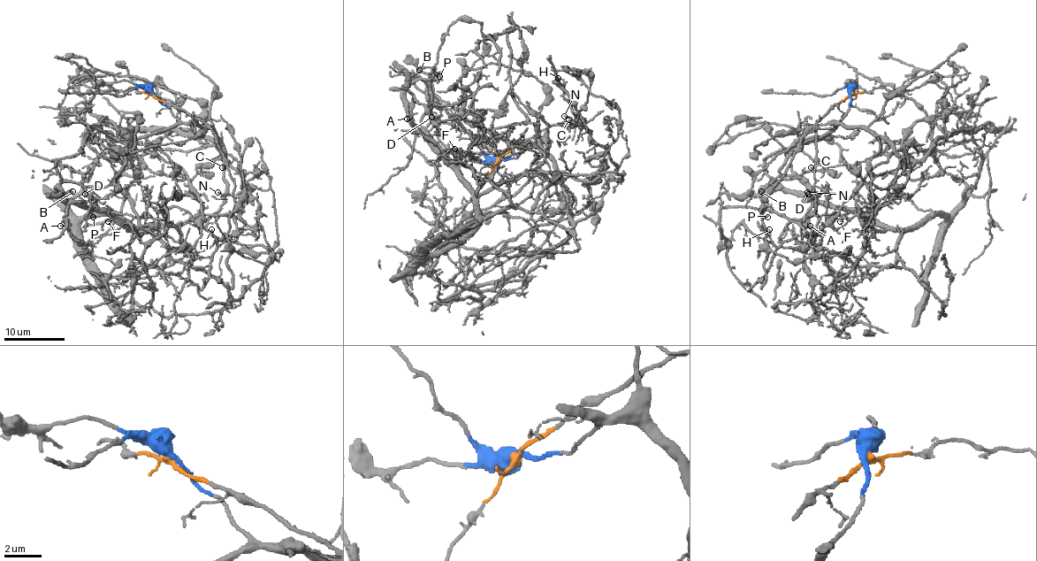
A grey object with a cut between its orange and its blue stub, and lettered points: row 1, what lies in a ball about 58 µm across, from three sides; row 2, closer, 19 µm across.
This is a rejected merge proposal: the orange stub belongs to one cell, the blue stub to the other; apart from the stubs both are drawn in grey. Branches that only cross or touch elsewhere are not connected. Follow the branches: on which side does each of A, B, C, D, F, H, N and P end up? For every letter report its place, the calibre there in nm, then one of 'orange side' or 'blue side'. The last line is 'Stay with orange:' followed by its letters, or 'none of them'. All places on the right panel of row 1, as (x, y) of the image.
A: place (810, 226); calibre 140 nm; blue side
B: place (761, 191); calibre 120 nm; blue side
C: place (811, 167); calibre 120 nm; orange side
D: place (808, 194); calibre 110 nm; blue side
F: place (840, 221); calibre 120 nm; blue side
H: place (769, 229); calibre 110 nm; orange side
N: place (807, 192); calibre 90 nm; orange side
P: place (767, 217); calibre 120 nm; blue side
Stay with orange: C, H, N

